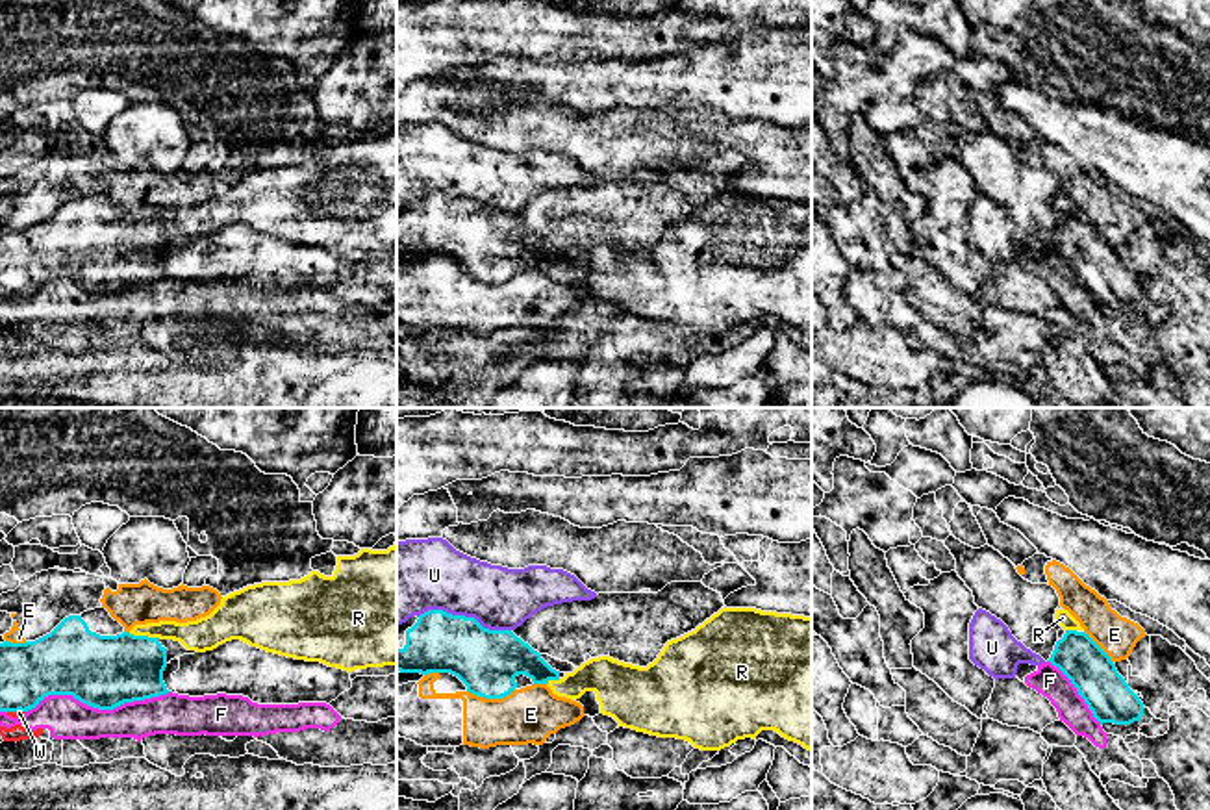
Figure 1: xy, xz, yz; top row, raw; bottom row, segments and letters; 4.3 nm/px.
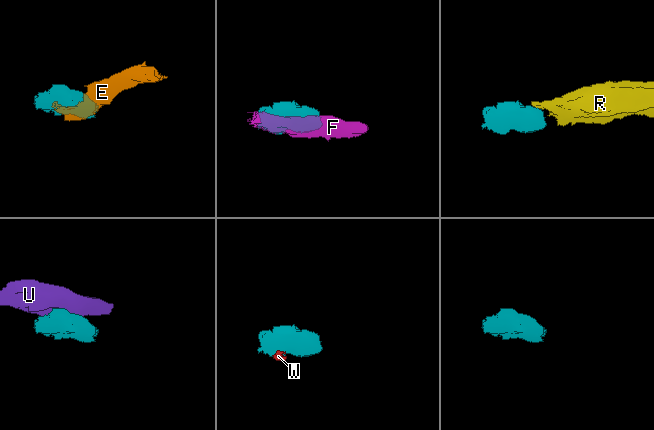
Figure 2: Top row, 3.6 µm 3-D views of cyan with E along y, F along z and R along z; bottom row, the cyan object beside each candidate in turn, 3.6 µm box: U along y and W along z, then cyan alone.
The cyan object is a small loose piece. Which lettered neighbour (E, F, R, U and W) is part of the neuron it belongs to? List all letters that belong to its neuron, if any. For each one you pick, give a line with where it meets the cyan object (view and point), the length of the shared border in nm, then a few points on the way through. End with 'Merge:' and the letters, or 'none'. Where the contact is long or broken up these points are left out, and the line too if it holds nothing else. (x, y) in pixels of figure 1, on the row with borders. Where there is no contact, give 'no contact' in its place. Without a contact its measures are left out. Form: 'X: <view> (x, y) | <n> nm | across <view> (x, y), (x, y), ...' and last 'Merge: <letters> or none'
R: xy (145, 636) | 150 nm | across xy (104, 671), (115, 666), (145, 636), (202, 634)
Merge: R

